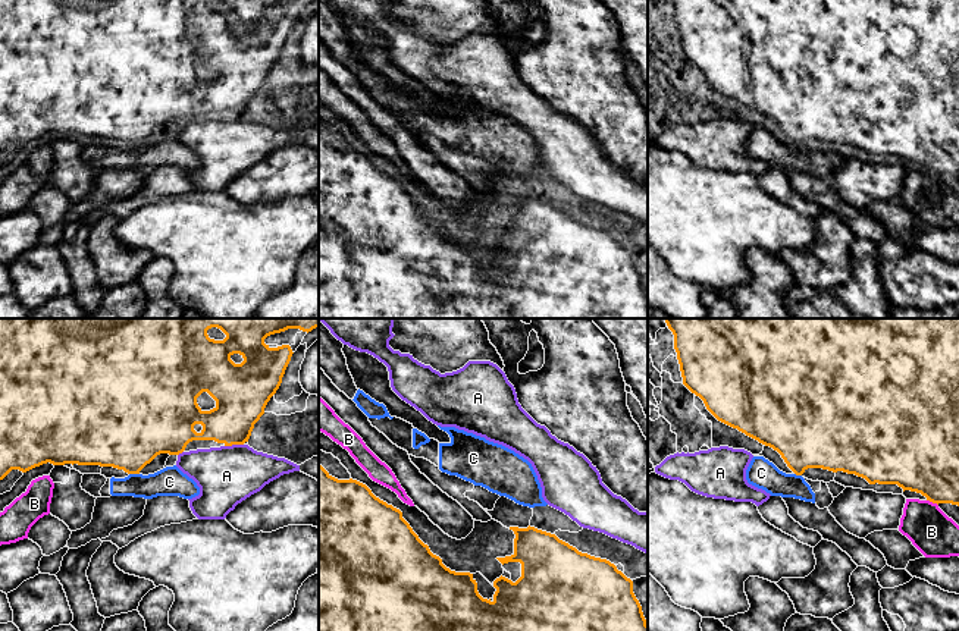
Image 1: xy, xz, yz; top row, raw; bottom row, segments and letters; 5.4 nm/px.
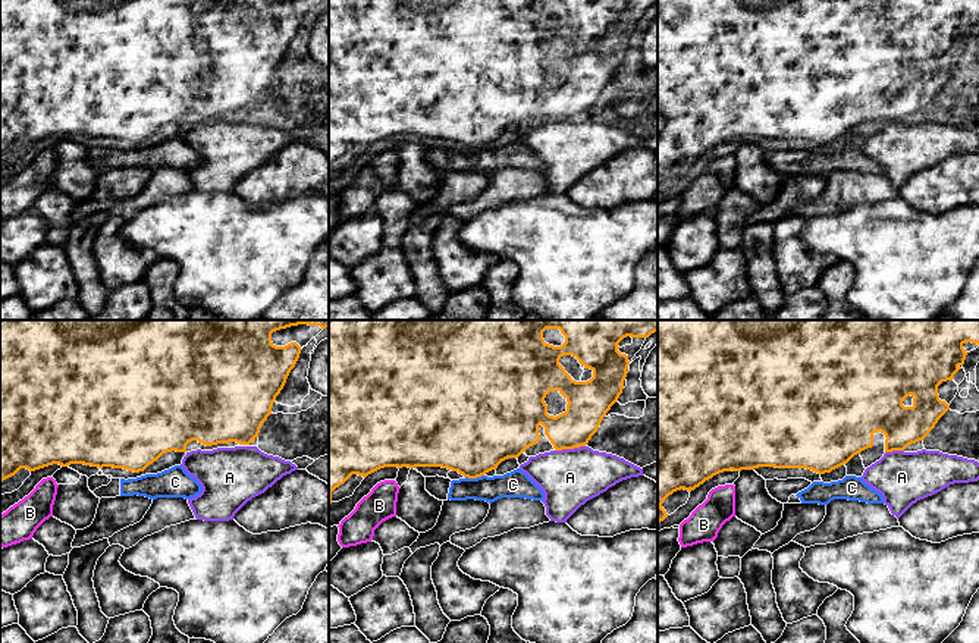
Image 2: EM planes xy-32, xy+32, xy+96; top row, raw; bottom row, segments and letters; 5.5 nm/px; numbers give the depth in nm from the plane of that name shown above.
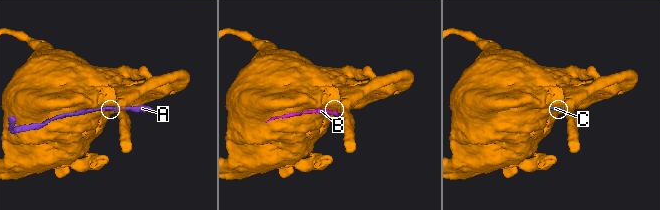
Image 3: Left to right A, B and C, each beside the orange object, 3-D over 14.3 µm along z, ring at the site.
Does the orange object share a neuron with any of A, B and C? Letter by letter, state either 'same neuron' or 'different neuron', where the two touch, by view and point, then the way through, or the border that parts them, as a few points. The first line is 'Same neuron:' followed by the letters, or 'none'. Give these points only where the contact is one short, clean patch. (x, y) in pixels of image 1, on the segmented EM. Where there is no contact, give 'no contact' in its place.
Same neuron: none
A: different neuron | xy (234, 443)
B: different neuron | yz (933, 502)
C: different neuron | xy (134, 473) | along xy (129, 473), (138, 474)

